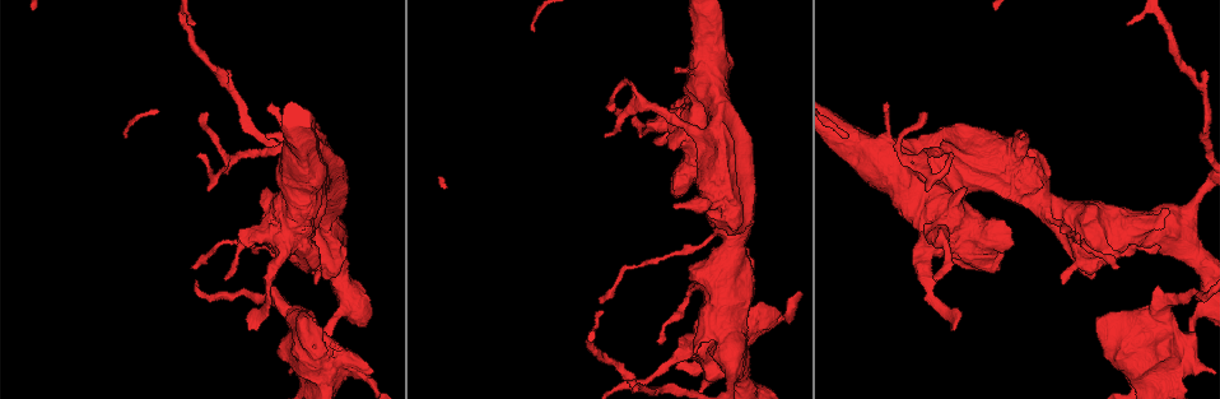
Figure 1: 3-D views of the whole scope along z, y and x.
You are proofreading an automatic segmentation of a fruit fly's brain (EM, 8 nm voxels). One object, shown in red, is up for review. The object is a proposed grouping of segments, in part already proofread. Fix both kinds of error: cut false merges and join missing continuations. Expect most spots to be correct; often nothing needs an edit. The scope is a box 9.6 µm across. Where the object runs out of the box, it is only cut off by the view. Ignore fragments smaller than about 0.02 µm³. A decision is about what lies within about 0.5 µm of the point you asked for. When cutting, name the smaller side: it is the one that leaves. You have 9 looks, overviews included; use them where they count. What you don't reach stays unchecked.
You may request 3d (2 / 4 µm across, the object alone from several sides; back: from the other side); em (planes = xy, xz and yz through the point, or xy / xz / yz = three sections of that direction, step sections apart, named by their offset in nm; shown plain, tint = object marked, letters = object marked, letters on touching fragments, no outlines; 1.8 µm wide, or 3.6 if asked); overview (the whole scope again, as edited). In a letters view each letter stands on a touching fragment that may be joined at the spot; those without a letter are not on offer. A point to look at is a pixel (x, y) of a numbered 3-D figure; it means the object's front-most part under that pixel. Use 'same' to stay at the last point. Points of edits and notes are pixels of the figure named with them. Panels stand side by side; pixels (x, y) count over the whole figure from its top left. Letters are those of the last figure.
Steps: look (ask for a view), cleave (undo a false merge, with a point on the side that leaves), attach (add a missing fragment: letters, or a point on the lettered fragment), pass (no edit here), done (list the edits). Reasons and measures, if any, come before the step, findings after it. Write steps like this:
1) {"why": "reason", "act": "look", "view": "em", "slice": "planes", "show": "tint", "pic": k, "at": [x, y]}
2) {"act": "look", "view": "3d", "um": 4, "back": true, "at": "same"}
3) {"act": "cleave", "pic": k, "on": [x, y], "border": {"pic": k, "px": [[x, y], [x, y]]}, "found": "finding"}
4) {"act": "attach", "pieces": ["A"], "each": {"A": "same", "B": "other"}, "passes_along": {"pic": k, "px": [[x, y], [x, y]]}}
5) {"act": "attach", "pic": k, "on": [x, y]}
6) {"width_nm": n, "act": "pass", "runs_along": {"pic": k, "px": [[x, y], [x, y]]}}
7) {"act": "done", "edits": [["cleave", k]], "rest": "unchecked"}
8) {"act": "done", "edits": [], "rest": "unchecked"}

{"why": "thin neck", "act": "look", "view": "3d", "um": 4, "pic": 1, "at": [1184, 348]}

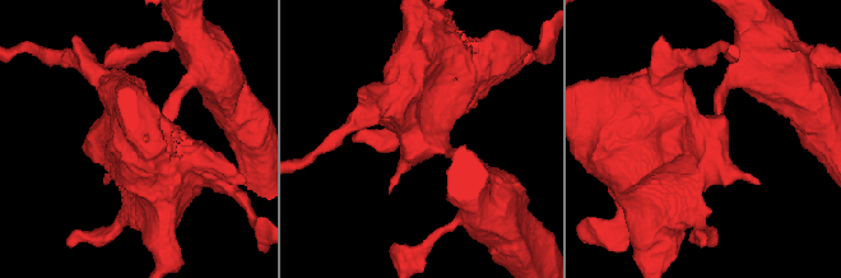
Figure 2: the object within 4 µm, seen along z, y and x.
{"act": "look", "view": "em", "um": 3.6, "slice": "planes", "show": "tint", "pic": 2, "at": [429, 137]}

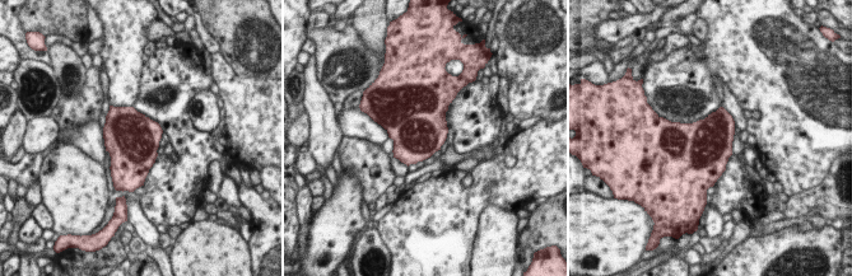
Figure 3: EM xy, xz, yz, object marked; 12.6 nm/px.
{"act": "look", "view": "em", "um": 3.6, "slice": "planes", "show": "letters", "at": "same"}

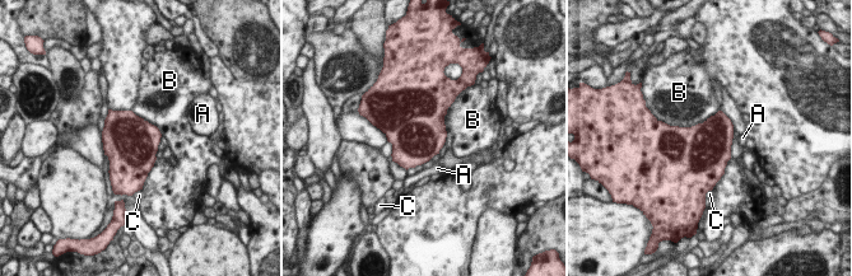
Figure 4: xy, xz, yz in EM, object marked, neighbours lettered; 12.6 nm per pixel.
{"longest_contact_nm": ["B", 700], "act": "pass", "each": {"A": "other", "B": "other", "C": "other"}, "found": "one cell here"}

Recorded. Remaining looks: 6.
{"why": "abrupt turn", "act": "look", "view": "em", "um": 3.6, "slice": "planes", "show": "letters", "pic": 1, "at": [722, 232]}

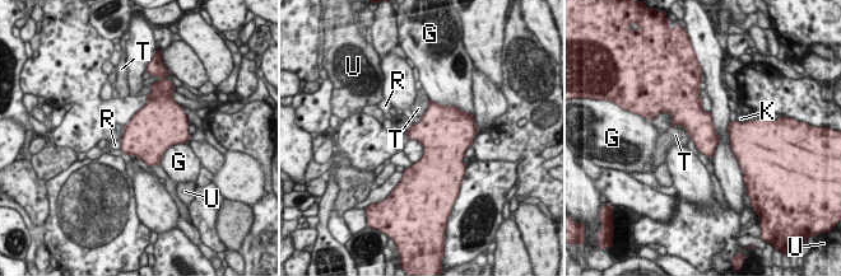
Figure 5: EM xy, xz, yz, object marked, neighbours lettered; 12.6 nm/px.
{"longest_contact_nm": ["G", 400], "act": "pass", "each": {"G": "other", "K": "other", "R": "other", "T": "other", "U": "other"}, "border": {"pic": 5, "px": [[413, 124], [407, 131]]}, "found": "one cell here"}

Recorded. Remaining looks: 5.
{"why": "an open end", "act": "look", "view": "3d", "um": 4, "back": true, "pic": 1, "at": [695, 352]}

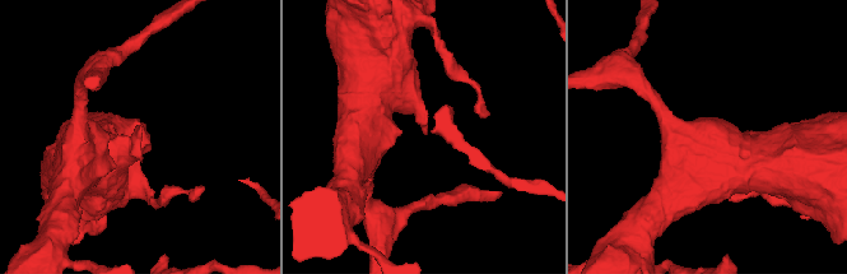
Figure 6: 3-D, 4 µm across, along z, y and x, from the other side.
{"act": "look", "view": "em", "slice": "planes", "show": "letters", "pic": 6, "at": [427, 132]}

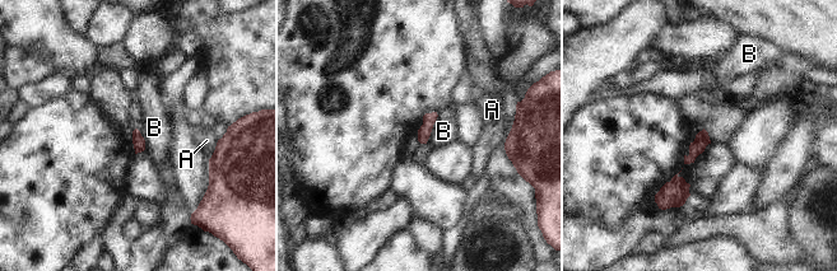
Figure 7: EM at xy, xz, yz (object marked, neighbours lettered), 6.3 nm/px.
{"act": "pass", "each": {"A": "other", "B": "other"}, "border": {"pic": 7, "px": [[437, 112], [437, 118], [426, 143]]}, "found": "none of them fits"}

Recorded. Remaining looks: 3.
{"why": "branch stops here", "act": "look", "view": "em", "um": 3.6, "slice": "xy", "step": 16, "show": "tint", "pic": 1, "at": [1061, 281]}

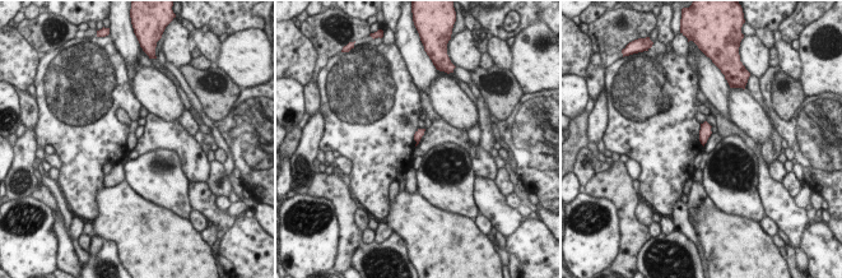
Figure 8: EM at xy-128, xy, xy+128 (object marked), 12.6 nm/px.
{"act": "look", "view": "em", "um": 3.6, "slice": "planes", "show": "letters", "at": "same"}

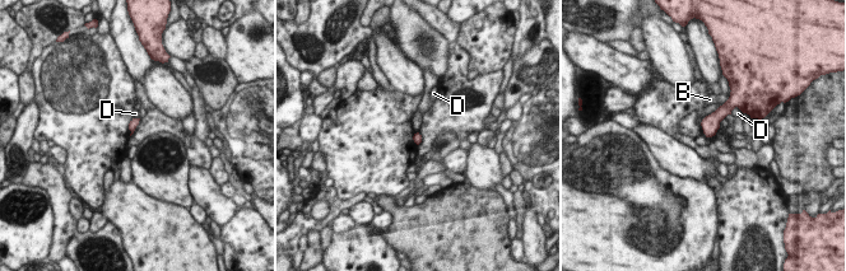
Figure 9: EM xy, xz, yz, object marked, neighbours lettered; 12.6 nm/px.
{"width_nm": 120, "act": "pass", "each": {"B": "other", "D": "other"}, "found": "none of them fits"}

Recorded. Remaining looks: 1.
{"act": "done", "edits": [], "rest": "unchecked"}

